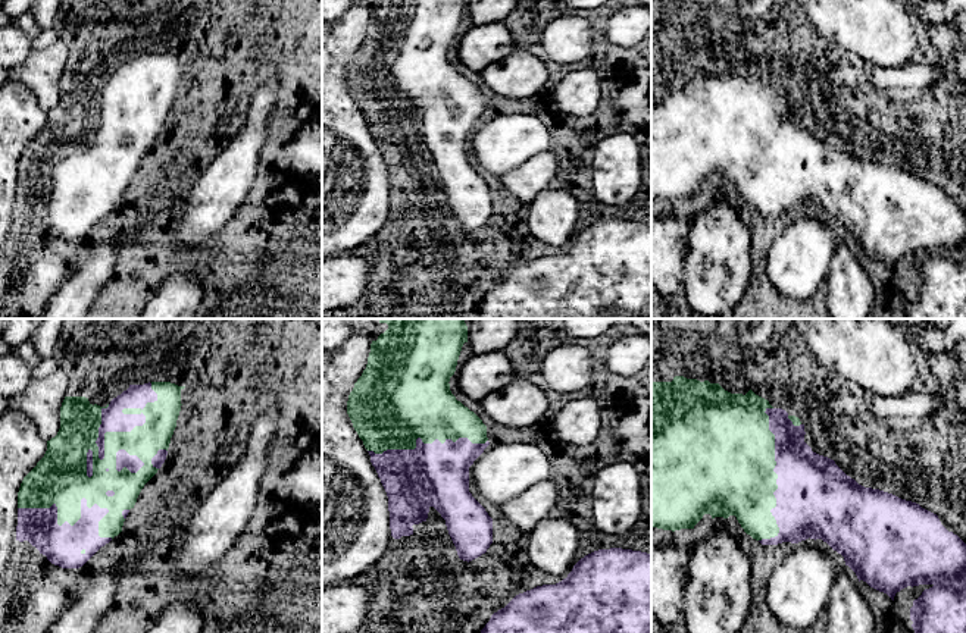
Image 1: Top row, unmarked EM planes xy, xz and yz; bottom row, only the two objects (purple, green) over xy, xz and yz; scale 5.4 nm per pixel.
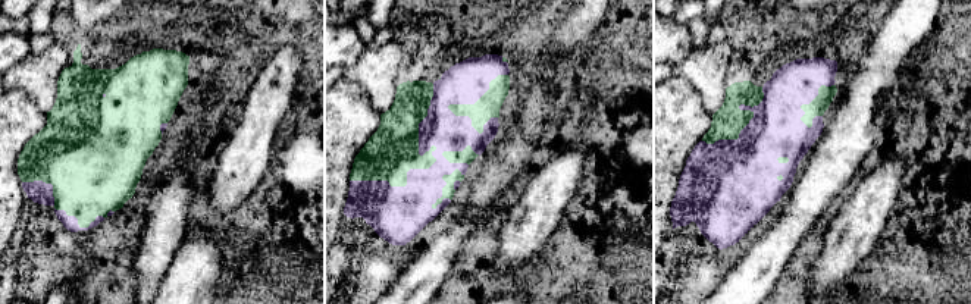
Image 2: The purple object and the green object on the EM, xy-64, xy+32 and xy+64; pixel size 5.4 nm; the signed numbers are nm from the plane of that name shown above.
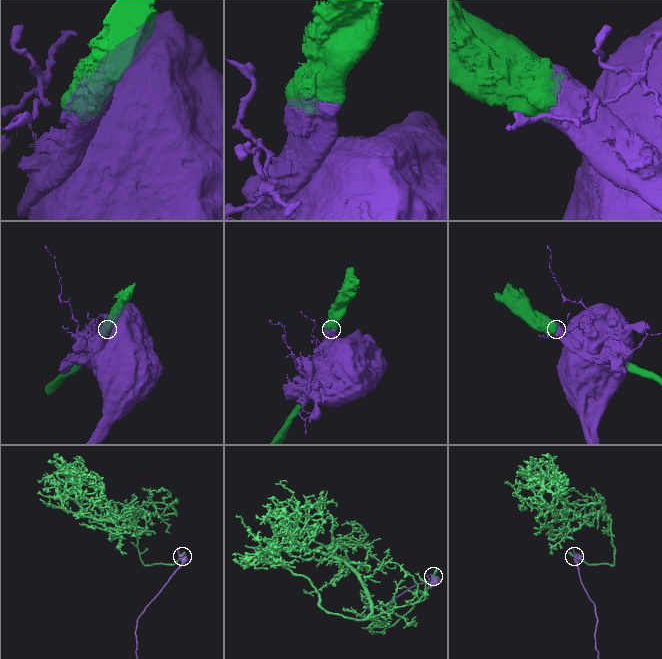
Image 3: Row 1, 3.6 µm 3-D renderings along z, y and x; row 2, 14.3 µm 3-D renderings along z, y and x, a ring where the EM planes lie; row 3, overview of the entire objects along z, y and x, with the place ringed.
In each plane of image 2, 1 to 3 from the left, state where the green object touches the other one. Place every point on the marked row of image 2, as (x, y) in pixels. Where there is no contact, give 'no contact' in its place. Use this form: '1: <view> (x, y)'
1: xy-64 (77, 223)
2: xy+32 (434, 163)
3: xy+64 (744, 128)

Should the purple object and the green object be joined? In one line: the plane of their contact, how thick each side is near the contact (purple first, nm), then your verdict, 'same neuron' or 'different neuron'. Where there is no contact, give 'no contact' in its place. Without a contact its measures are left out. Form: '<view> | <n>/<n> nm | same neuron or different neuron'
xy | 130/180 nm | different neuron

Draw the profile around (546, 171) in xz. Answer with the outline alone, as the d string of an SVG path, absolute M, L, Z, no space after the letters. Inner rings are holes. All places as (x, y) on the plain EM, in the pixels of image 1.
M553 150L537 154L515 170L500 176L506 191L529 204L534 197L562 184L565 164Z

